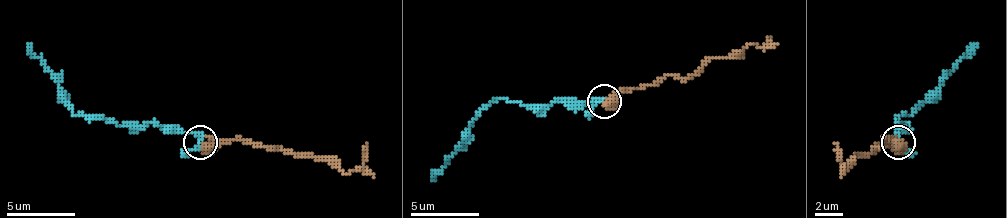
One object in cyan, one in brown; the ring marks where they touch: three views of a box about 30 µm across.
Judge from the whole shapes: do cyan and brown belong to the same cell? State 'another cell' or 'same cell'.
same cell

